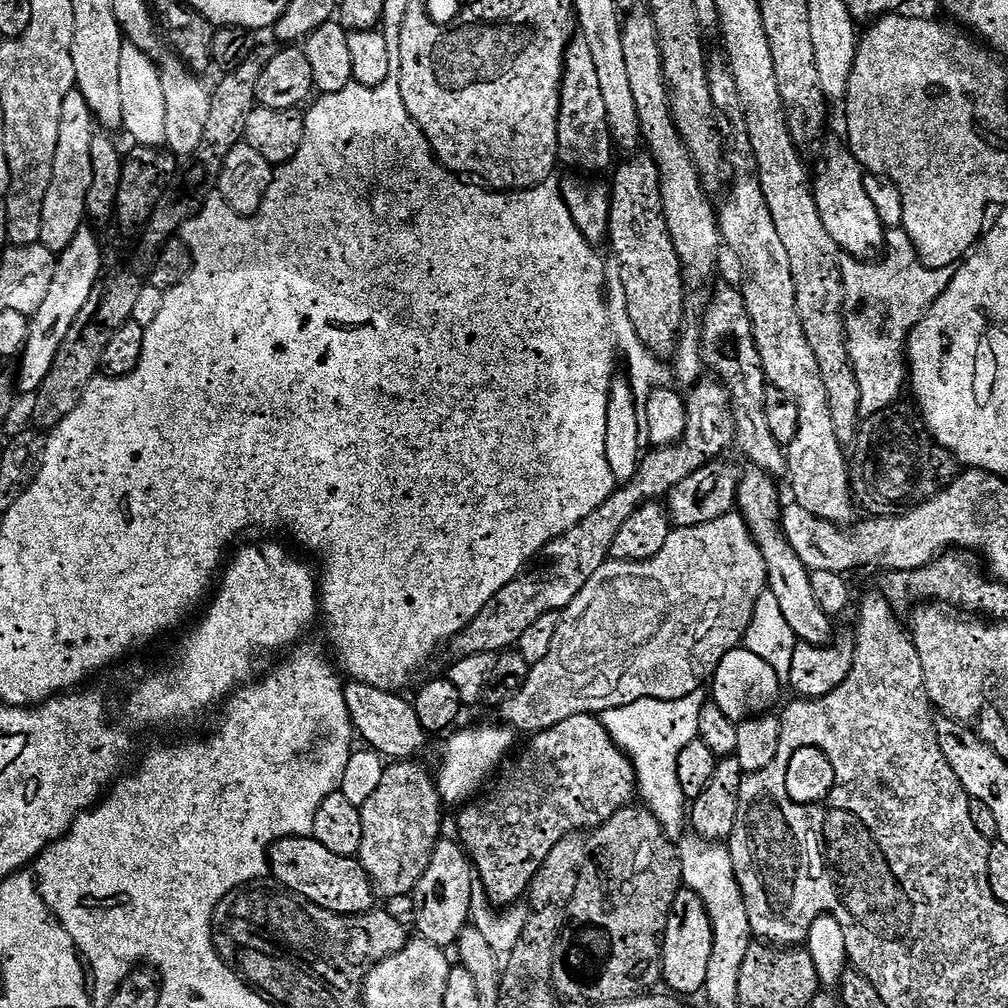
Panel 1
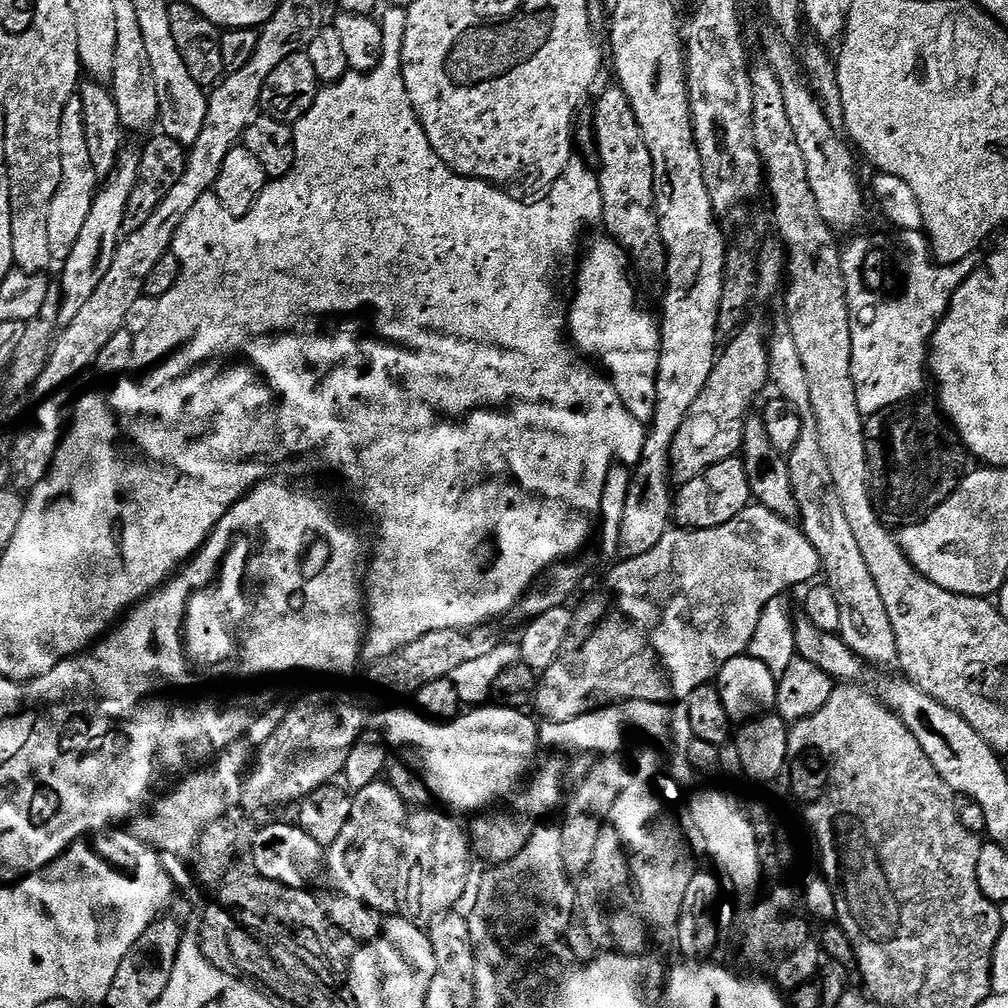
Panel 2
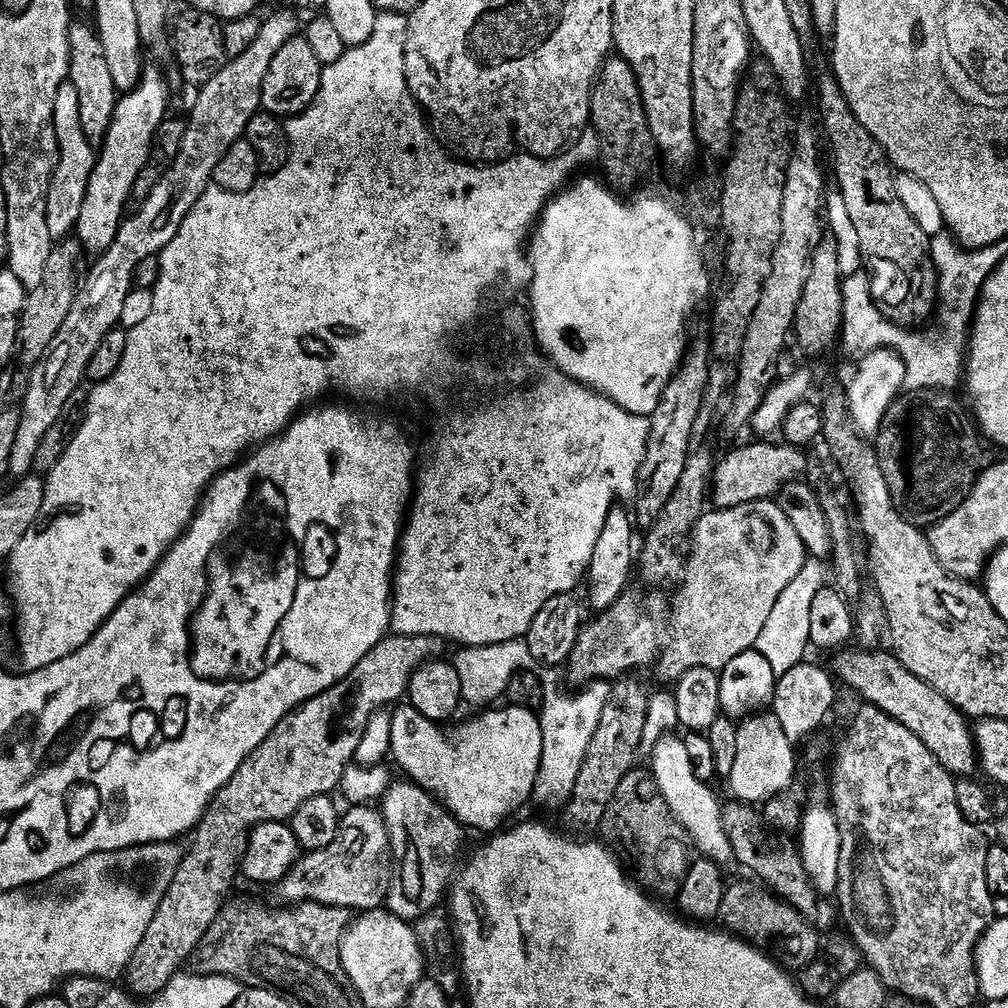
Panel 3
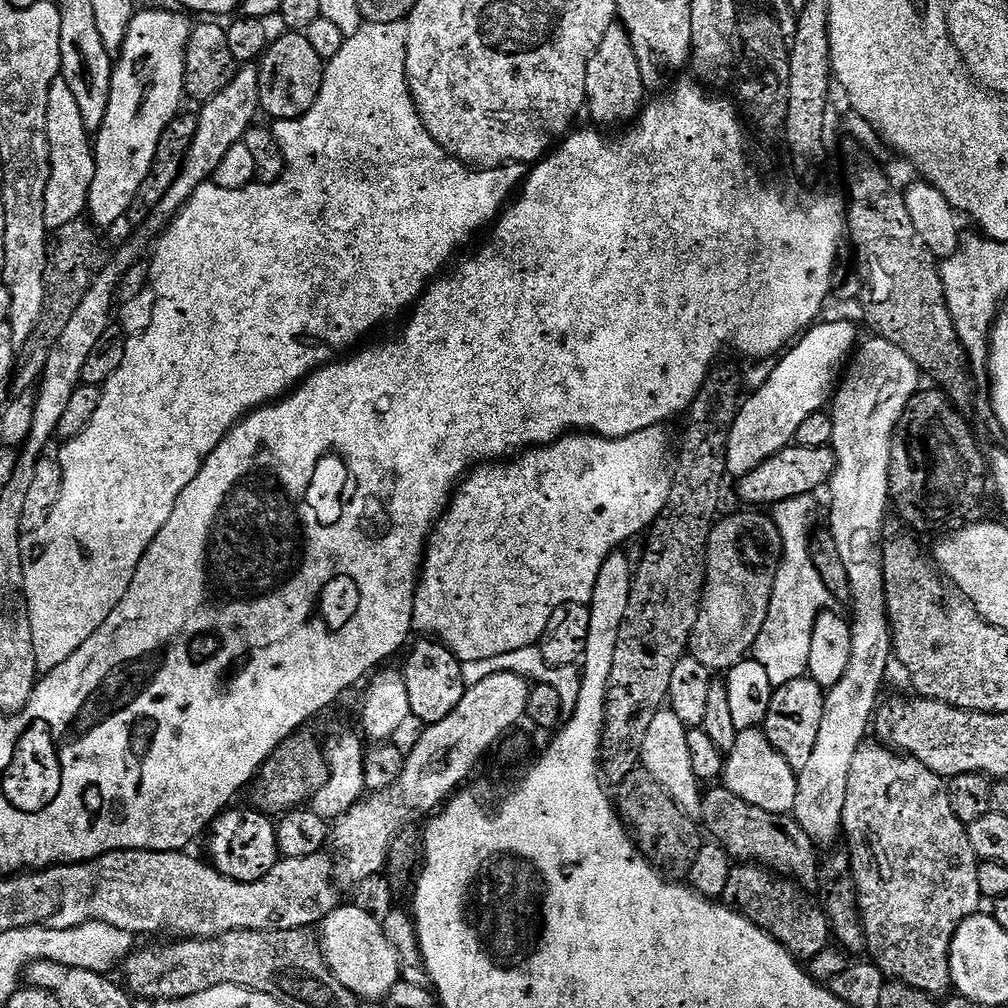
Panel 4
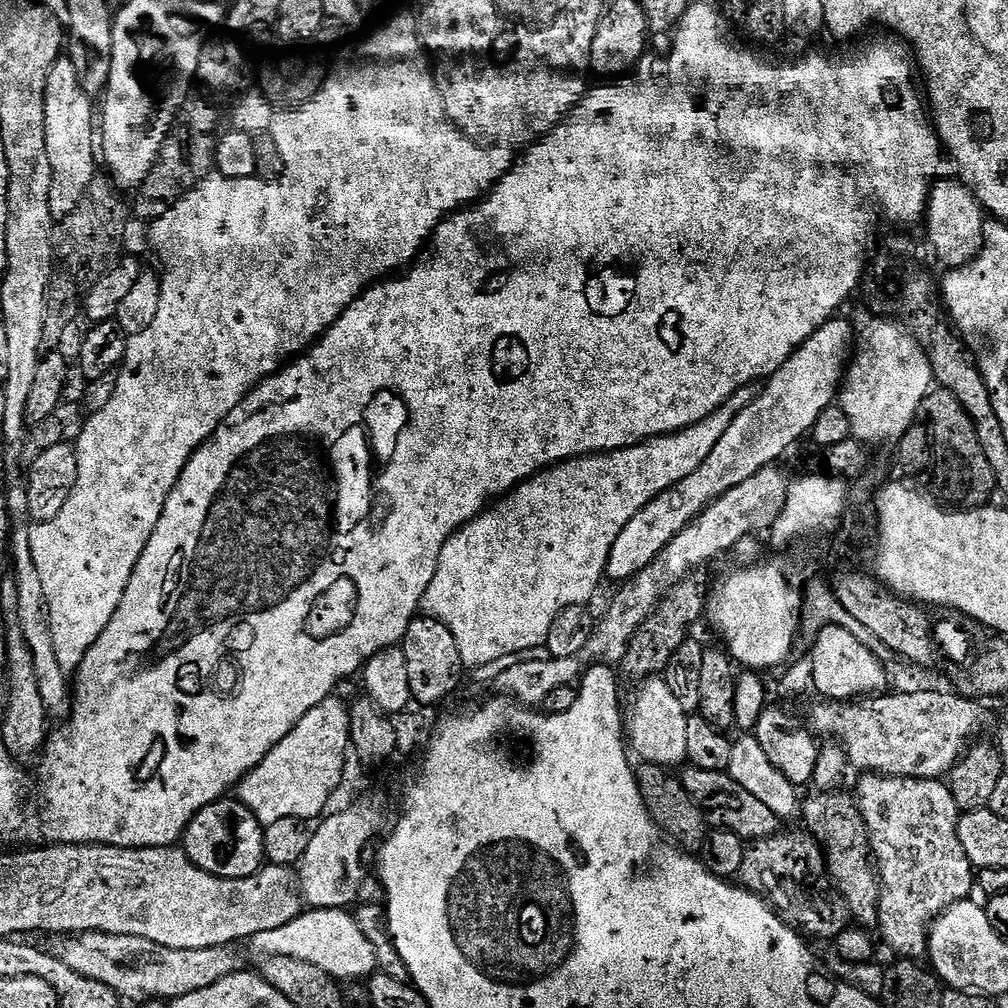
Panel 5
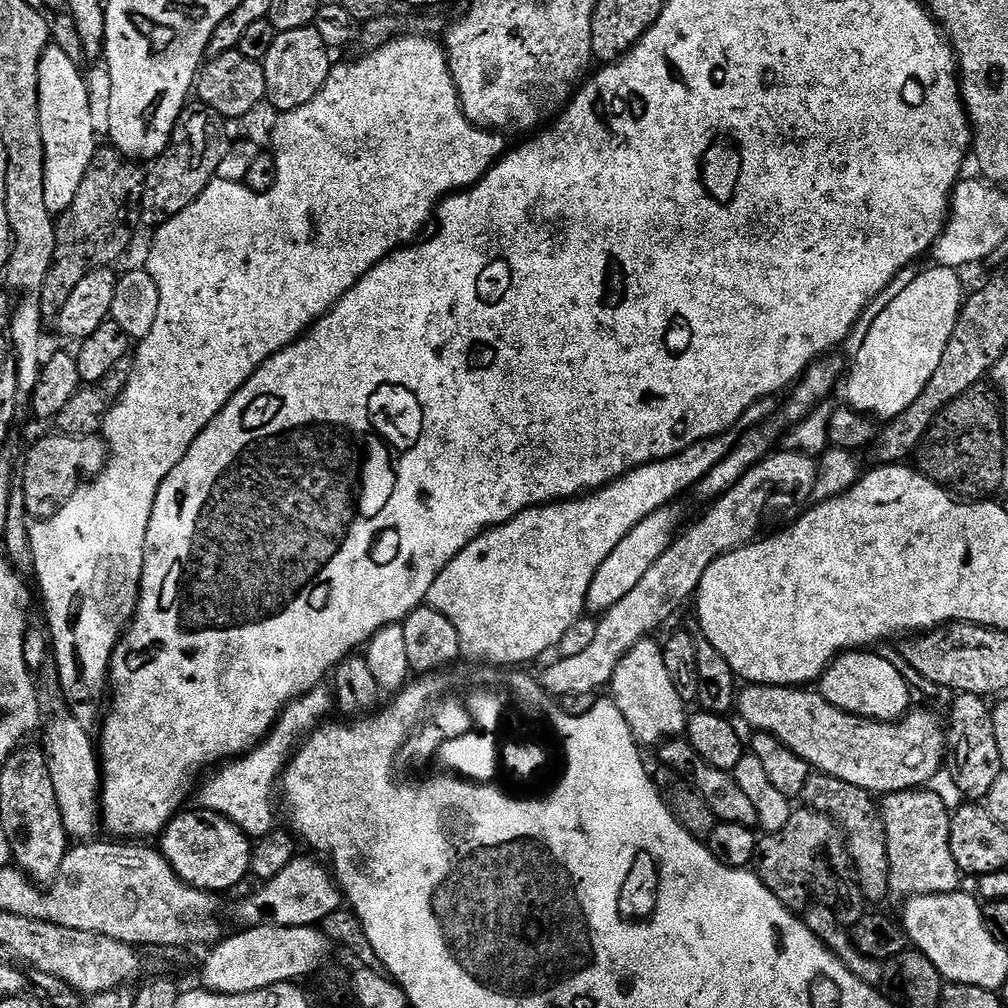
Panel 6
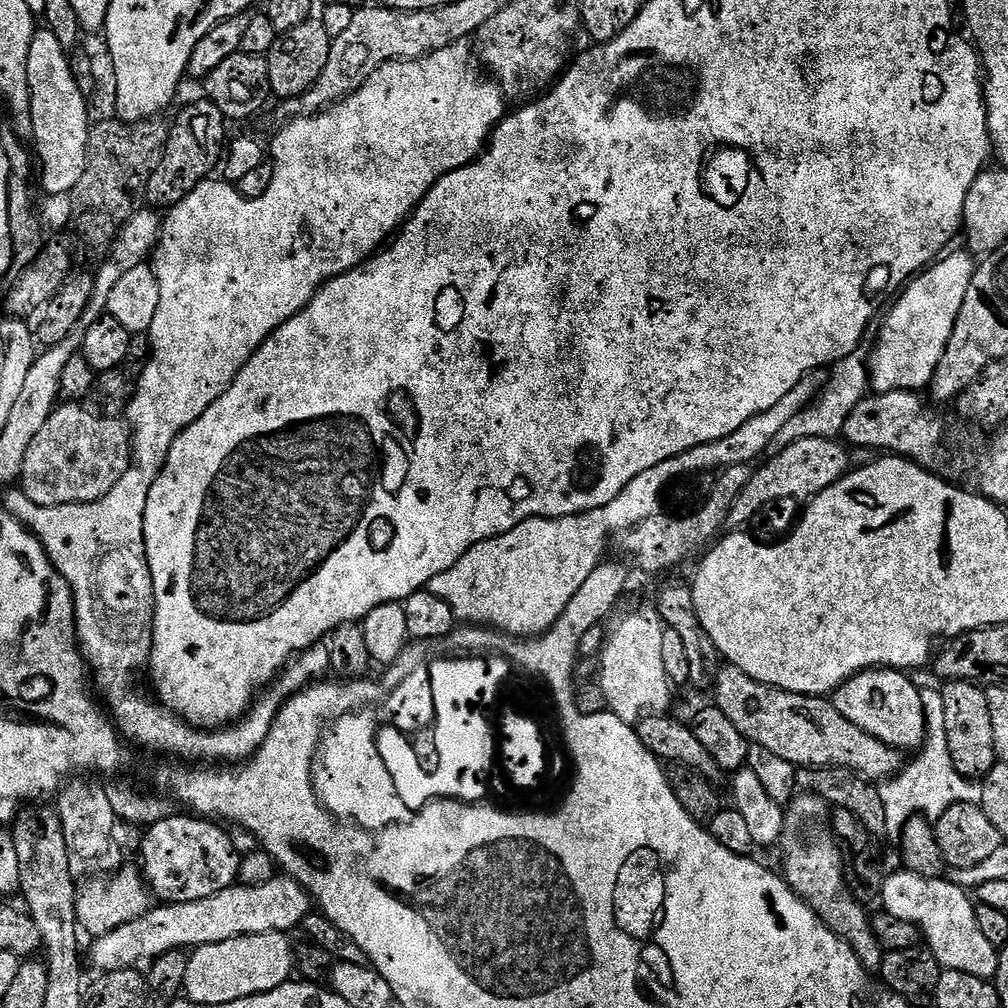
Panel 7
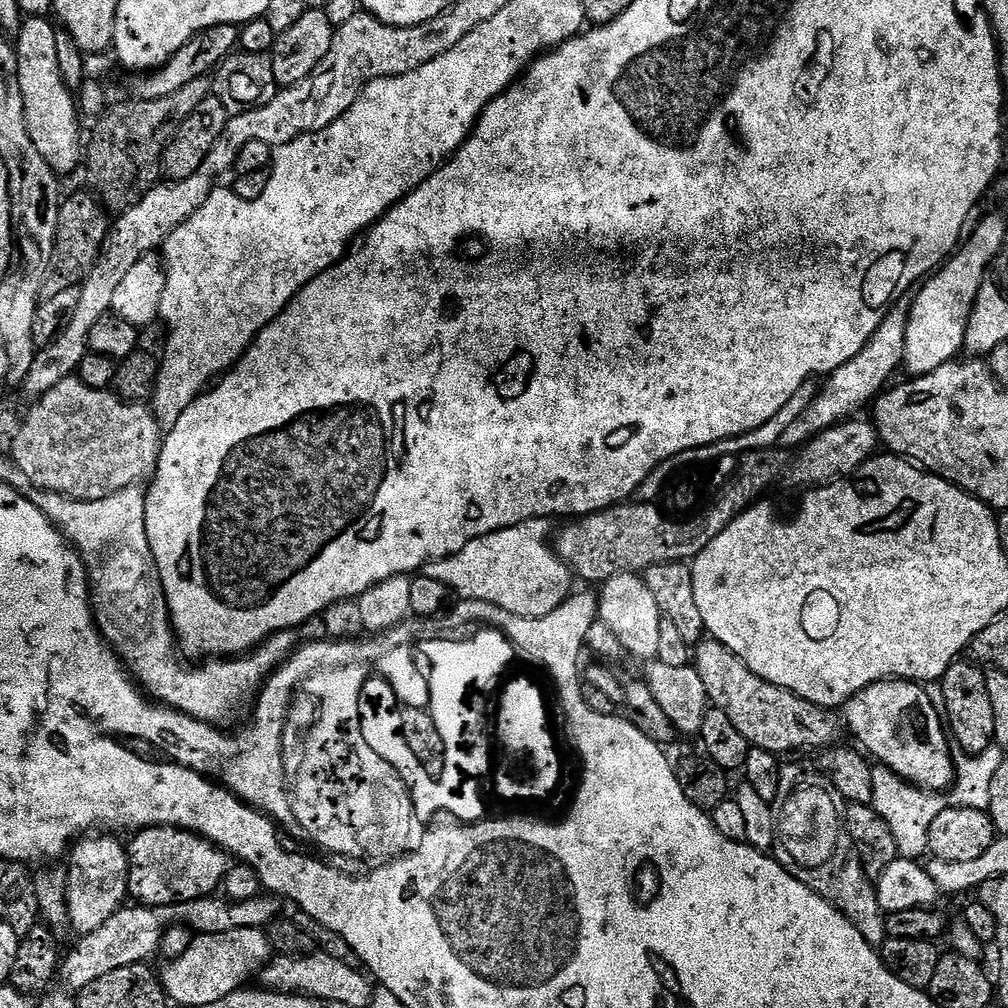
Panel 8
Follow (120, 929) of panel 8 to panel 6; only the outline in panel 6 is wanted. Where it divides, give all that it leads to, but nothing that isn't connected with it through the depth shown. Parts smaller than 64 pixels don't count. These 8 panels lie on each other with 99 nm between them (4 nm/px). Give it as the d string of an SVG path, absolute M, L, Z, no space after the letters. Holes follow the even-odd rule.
M297 856L281 874L265 881L256 892L244 899L238 914L250 926L268 919L269 923L288 926L315 927L344 904L344 892L337 877L324 865L316 866L312 858Z

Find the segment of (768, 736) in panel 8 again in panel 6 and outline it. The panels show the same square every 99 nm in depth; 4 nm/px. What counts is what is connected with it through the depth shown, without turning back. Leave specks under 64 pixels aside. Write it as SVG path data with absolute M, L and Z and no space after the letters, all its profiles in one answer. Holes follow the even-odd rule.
M748 684L739 689L734 705L735 711L756 732L769 732L777 736L787 748L794 750L815 771L842 779L851 785L873 794L910 792L927 785L946 762L946 728L932 712L909 711L895 722L867 720L853 716L826 702L819 691L804 686L781 686L779 684Z

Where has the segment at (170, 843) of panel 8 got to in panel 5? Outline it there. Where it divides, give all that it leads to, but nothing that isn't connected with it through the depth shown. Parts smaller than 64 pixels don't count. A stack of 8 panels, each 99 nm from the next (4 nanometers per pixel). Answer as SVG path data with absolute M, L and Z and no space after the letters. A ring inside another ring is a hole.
M225 798L214 801L193 818L184 832L182 847L202 870L227 880L237 880L264 867L264 829L255 814L239 799Z

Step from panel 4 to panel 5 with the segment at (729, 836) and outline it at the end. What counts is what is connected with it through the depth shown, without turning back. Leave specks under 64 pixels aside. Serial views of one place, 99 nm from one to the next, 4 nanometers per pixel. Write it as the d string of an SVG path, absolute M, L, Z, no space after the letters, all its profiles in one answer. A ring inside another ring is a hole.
M691 766L685 767L683 771L679 773L679 777L684 783L684 789L688 791L693 802L703 810L713 829L728 828L734 834L741 836L745 842L765 840L766 837L775 836L781 831L782 820L728 772L702 770Z

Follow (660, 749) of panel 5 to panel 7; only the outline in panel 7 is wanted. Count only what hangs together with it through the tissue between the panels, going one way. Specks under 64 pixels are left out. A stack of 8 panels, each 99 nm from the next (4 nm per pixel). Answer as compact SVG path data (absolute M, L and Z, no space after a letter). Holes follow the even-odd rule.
M655 607L636 608L633 612L628 612L616 625L613 626L612 632L607 637L606 643L598 657L600 663L600 676L598 683L602 686L602 694L606 694L608 711L614 713L622 722L633 726L639 724L640 719L644 716L653 714L664 714L669 711L672 704L672 691L674 685L669 680L665 663L662 662L662 638L665 625L660 619L659 612Z

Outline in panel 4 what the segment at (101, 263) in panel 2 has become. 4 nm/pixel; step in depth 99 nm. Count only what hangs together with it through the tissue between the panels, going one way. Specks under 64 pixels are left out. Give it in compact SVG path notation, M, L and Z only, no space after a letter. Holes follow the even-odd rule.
M164 8L137 11L130 22L124 47L119 51L114 64L110 106L106 106L106 118L94 136L96 169L86 212L92 222L101 229L107 230L111 224L118 223L131 208L134 208L138 190L142 182L146 182L146 174L150 174L154 154L158 154L158 142L166 126L170 126L173 118L179 116L182 111L180 103L183 102L184 96L186 97L188 42L193 31L193 21L188 21L180 12L167 12Z

